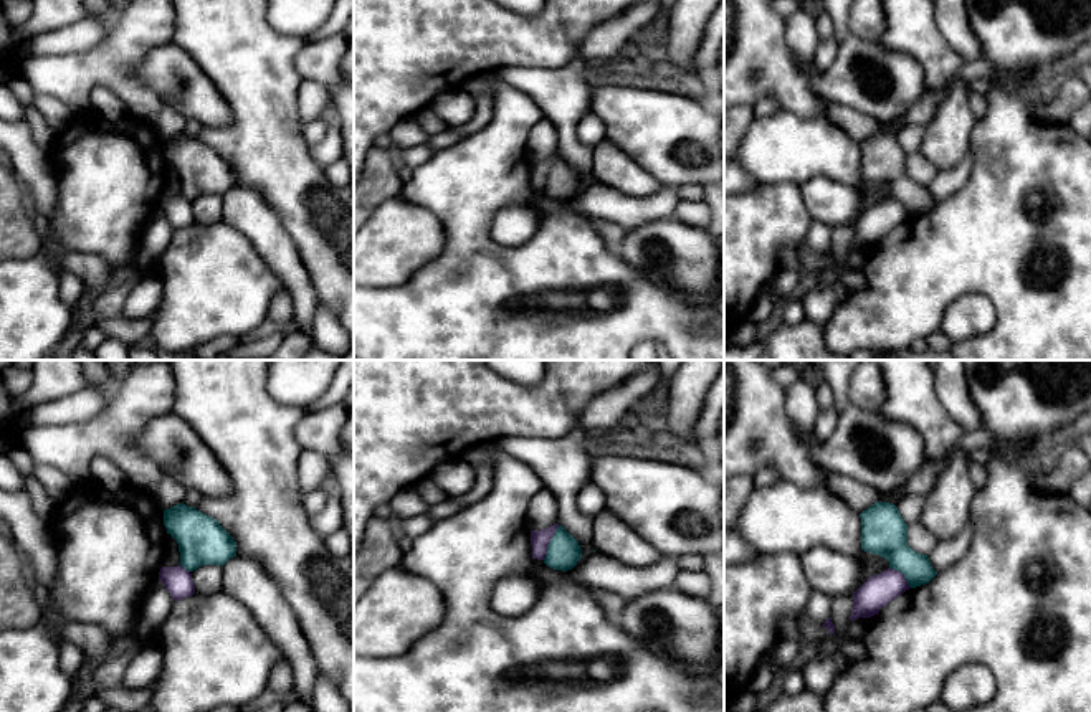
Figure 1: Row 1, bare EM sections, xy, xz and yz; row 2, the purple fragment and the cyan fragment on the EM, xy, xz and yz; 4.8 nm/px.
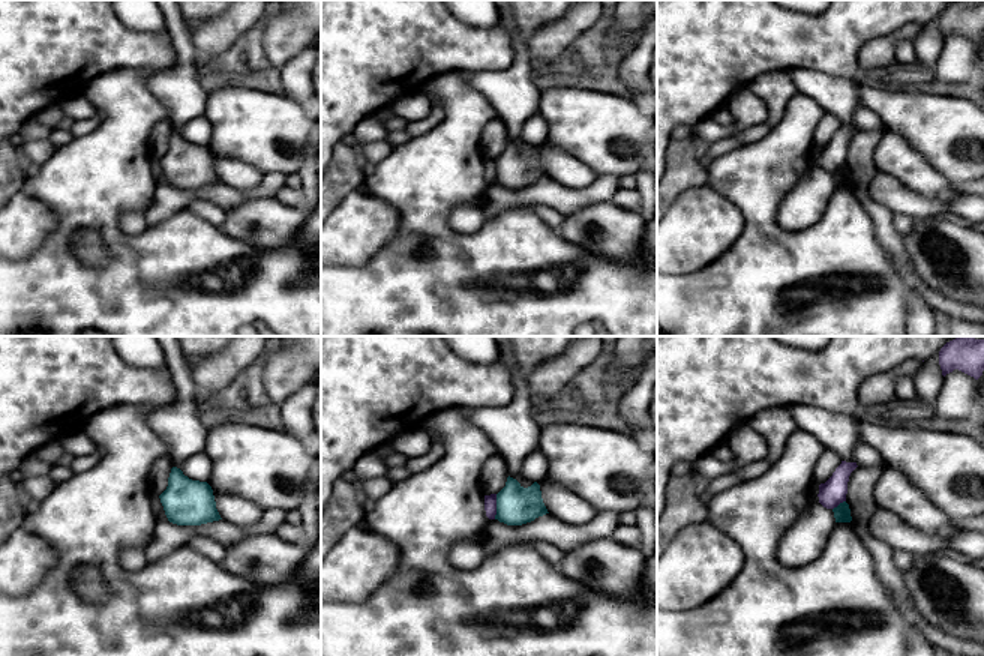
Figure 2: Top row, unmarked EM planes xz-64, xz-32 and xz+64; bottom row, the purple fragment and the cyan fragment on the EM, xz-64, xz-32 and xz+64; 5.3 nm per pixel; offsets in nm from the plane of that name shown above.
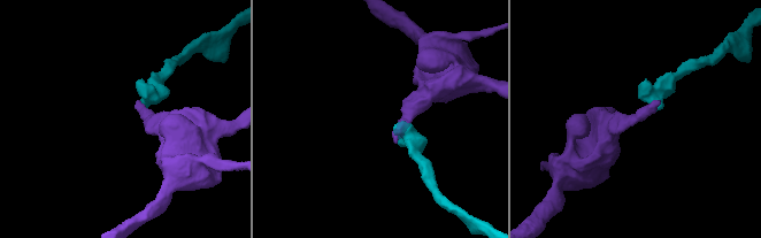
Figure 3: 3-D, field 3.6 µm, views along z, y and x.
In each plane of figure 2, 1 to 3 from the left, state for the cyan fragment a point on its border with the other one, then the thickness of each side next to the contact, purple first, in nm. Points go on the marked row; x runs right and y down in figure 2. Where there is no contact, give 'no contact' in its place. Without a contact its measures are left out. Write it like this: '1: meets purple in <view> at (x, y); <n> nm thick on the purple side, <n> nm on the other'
1: no contact
2: meets purple in xz-32 at (495, 506); 60 nm thick on the purple side, 200 nm on the other
3: meets purple in xz+64 at (839, 503); 140 nm thick on the purple side, 90 nm on the other

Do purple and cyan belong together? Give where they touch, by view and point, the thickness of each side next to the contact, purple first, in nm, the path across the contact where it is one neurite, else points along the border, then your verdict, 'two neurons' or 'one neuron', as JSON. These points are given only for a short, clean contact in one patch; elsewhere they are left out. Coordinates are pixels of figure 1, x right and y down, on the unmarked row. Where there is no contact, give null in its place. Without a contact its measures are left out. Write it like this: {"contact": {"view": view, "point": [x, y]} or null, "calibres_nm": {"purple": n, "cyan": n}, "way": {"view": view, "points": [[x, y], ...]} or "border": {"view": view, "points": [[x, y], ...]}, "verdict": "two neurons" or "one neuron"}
{"contact": {"view": "xz", "point": [549, 170]}, "calibres_nm": {"purple": 100, "cyan": 160}, "border": {"view": "xz", "points": [[559, 156], [543, 189]]}, "verdict": "two neurons"}

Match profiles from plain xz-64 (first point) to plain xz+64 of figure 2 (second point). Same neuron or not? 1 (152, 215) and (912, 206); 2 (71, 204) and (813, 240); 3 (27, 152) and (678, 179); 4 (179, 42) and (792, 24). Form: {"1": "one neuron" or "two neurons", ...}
{"1": "one neuron", "2": "one neuron", "3": "two neurons", "4": "two neurons"}

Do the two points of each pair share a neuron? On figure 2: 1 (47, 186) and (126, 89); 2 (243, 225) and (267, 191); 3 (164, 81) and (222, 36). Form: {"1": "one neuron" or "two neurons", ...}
{"1": "one neuron", "2": "two neurons", "3": "two neurons"}

